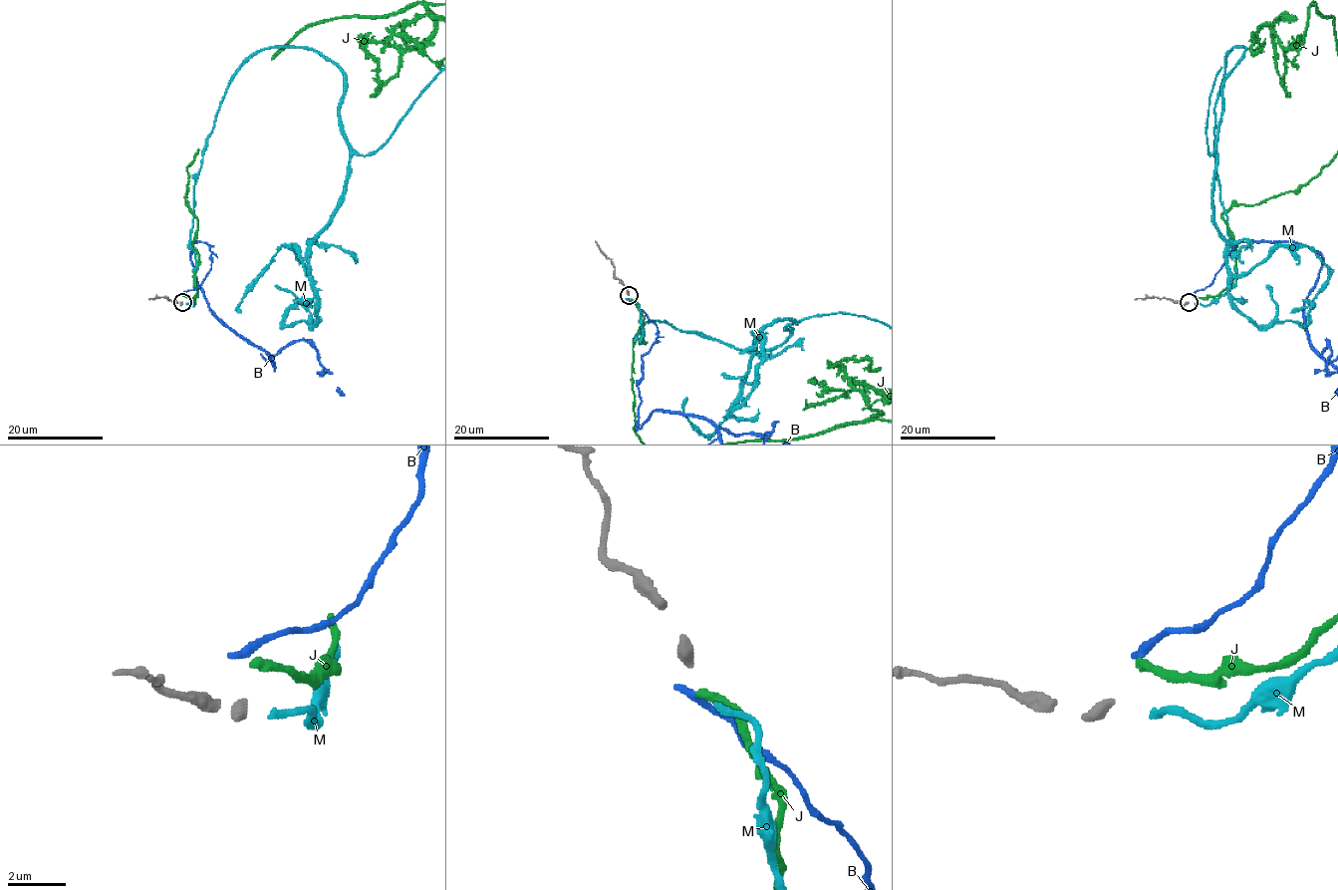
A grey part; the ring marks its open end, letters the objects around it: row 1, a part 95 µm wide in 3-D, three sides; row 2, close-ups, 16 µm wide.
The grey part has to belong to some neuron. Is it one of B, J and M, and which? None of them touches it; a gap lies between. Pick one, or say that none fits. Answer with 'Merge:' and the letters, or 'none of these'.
Merge: M

